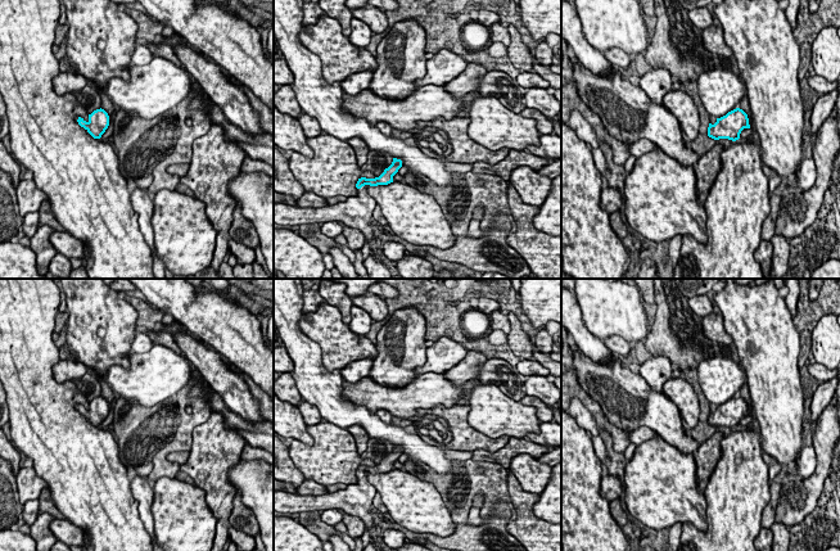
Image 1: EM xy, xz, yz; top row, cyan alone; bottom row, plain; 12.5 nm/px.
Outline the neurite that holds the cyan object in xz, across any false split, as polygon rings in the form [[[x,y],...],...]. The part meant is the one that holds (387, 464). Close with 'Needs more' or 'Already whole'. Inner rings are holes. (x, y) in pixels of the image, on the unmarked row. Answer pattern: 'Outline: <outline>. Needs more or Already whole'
Outline: [[[393,446],[392,452],[375,466],[358,466],[356,475],[357,483],[347,485],[346,489],[328,492],[320,496],[301,496],[285,491],[274,491],[274,510],[285,514],[301,514],[328,509],[342,509],[346,514],[358,516],[365,528],[372,532],[372,501],[376,488],[367,480],[366,474],[388,473],[393,470],[393,464],[402,455],[402,448]]]. Needs more

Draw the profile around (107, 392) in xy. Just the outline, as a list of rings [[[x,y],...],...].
[[[87,367],[87,372],[94,375],[101,385],[101,397],[104,397],[109,403],[109,410],[112,408],[112,402],[114,399],[114,393],[108,385],[105,376],[100,376],[94,369]]]

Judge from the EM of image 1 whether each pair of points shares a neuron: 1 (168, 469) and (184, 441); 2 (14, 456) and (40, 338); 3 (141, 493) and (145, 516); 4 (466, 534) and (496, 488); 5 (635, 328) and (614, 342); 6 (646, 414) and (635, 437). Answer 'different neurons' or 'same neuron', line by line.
1: same neuron
2: different neurons
3: same neuron
4: same neuron
5: same neuron
6: different neurons

